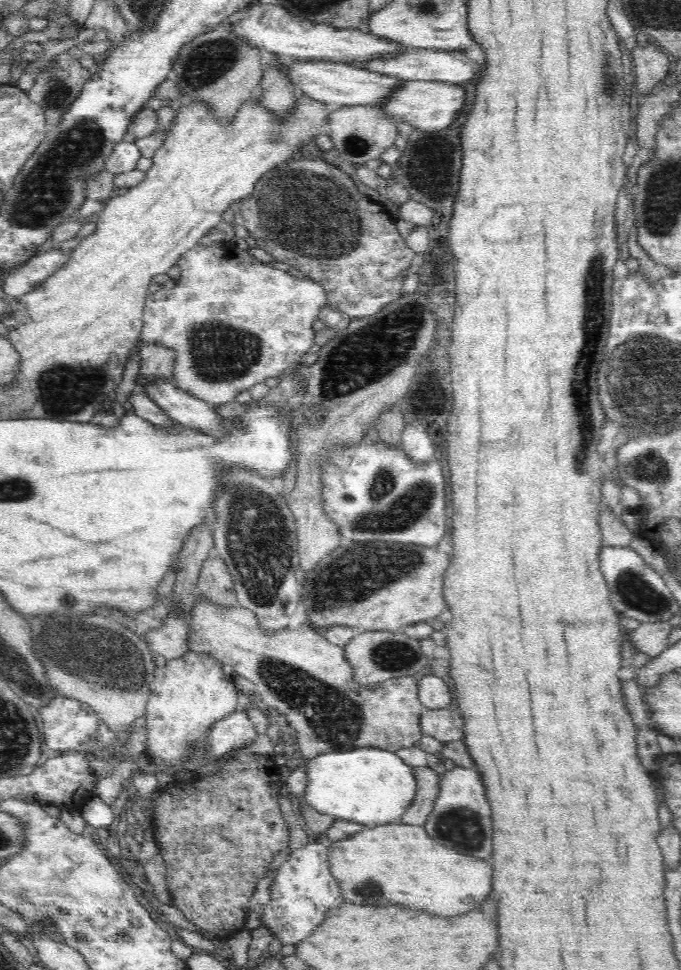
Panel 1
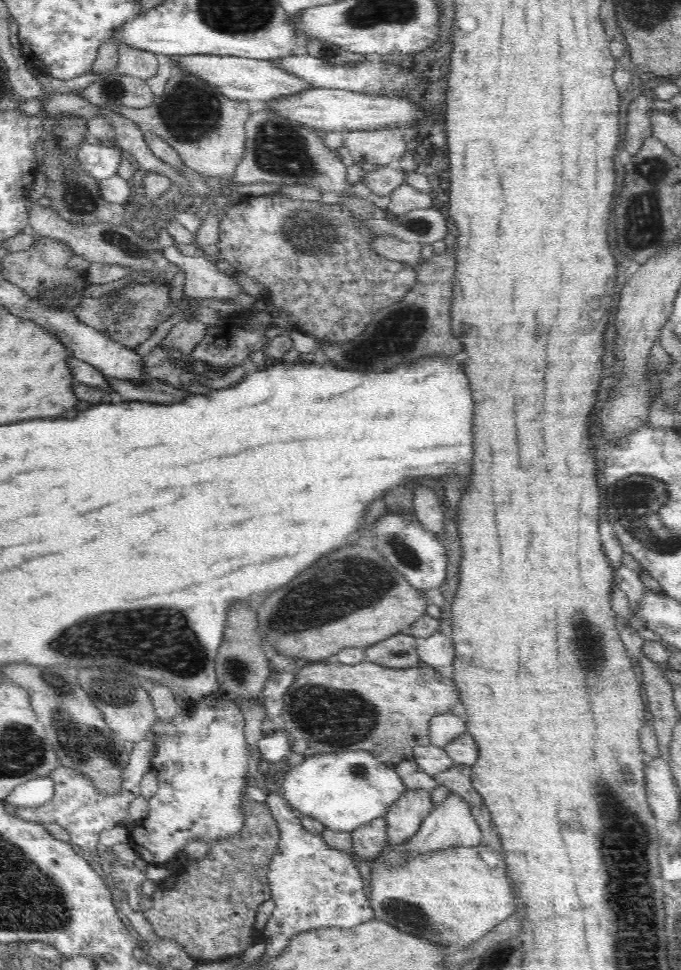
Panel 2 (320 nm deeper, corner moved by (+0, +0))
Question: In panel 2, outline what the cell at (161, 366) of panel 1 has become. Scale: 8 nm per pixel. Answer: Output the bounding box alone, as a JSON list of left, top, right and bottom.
[160,318,207,357]

